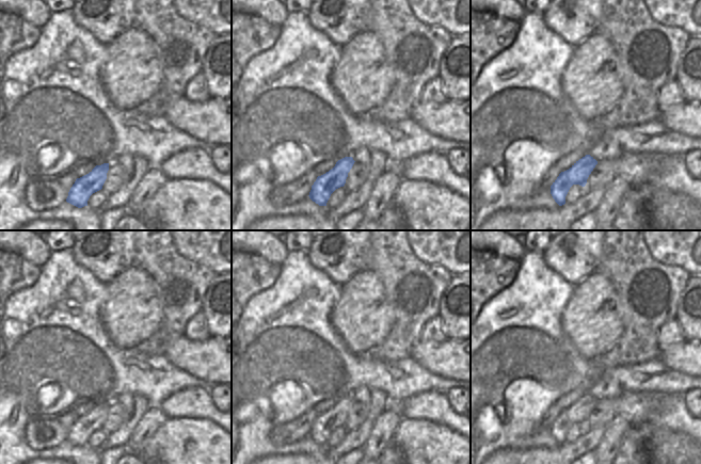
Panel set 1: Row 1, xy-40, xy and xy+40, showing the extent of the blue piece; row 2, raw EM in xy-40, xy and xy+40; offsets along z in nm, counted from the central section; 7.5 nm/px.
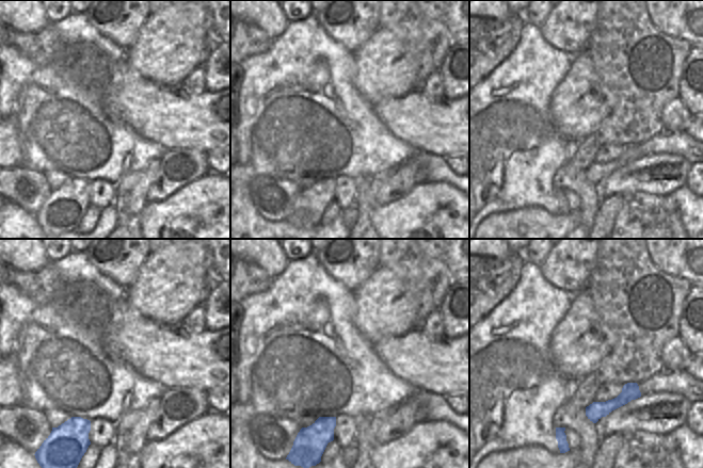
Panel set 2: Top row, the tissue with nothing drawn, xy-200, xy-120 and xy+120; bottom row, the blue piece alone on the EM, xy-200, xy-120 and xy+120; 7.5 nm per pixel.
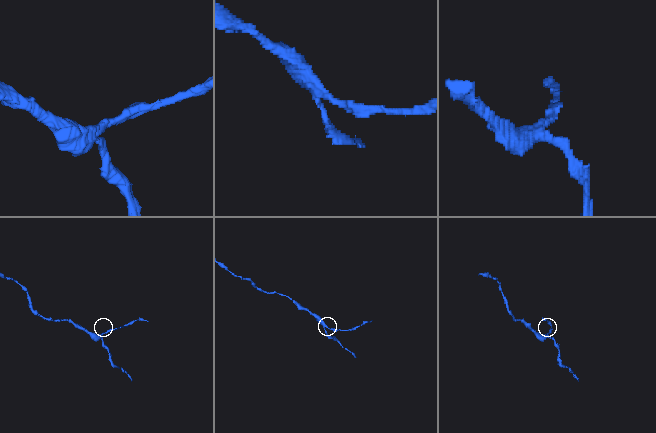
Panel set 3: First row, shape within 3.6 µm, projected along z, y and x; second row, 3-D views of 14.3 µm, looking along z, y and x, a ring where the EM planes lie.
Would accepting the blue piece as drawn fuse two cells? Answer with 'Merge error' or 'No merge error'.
No merge error.

